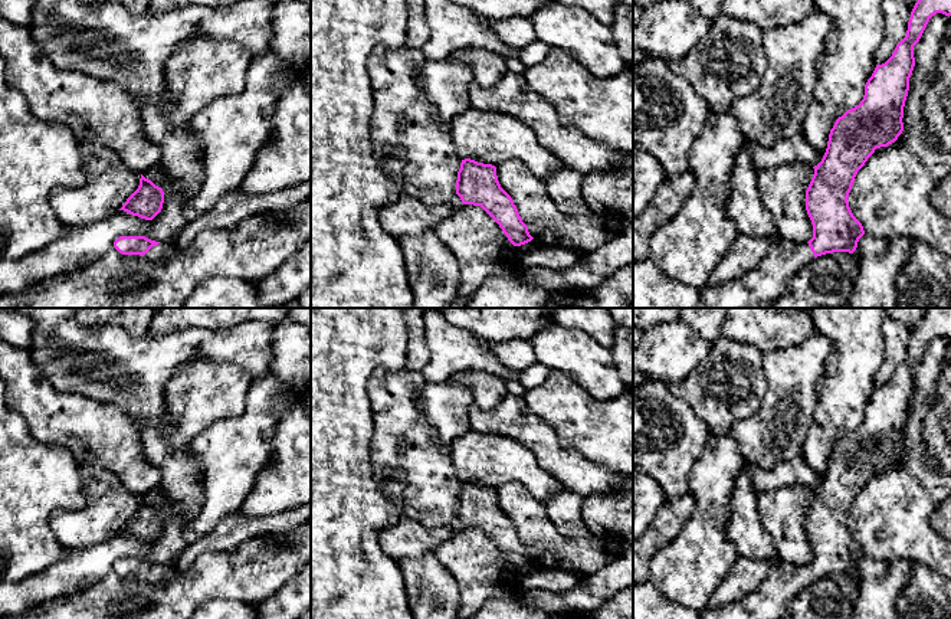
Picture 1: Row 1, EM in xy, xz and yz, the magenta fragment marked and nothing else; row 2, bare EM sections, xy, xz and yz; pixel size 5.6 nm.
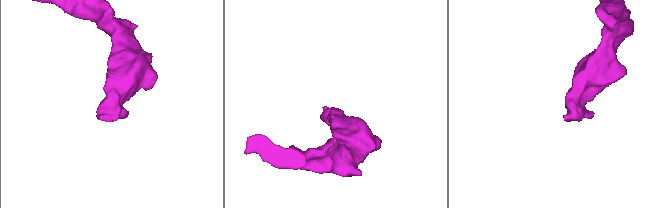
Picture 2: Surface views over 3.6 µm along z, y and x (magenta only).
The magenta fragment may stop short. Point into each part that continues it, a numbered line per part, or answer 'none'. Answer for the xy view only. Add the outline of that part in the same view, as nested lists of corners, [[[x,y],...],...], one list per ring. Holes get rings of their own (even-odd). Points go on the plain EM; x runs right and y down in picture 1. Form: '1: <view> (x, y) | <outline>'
1: xy (163, 573) | [[[160,564],[157,569],[153,569],[144,579],[131,577],[135,582],[145,582],[150,584],[165,584],[177,574],[177,570],[173,564]]]

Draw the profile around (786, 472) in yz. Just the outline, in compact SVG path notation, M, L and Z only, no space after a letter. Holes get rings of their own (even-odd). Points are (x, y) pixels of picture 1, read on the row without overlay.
M796 458L794 461L780 461L770 471L744 464L740 471L748 475L757 494L797 482L809 485L814 489L823 481L822 476L817 476L811 471L803 458Z

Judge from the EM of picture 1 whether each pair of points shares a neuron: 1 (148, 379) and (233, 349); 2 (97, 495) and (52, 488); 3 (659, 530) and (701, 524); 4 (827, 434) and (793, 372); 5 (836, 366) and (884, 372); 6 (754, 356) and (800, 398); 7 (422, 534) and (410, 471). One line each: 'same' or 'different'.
1: same
2: different
3: different
4: different
5: different
6: different
7: different

